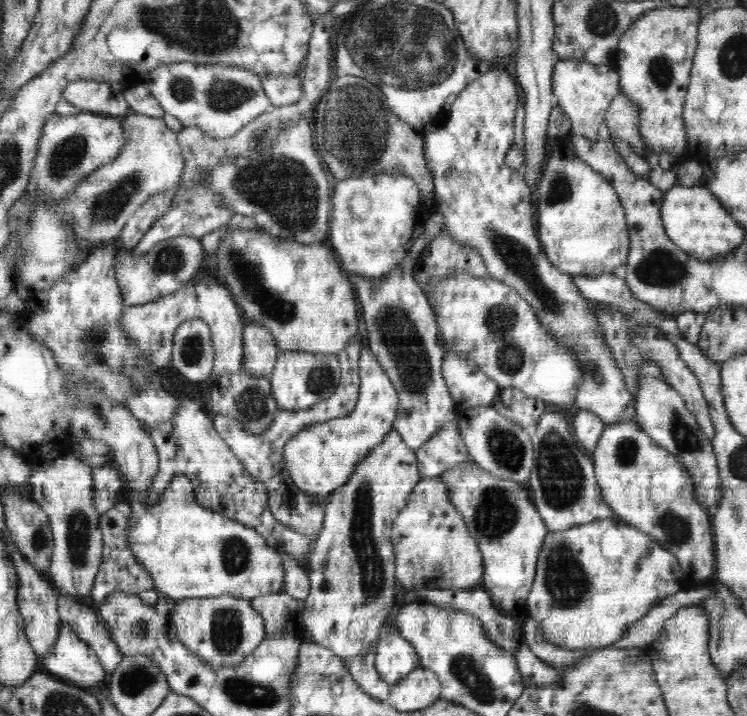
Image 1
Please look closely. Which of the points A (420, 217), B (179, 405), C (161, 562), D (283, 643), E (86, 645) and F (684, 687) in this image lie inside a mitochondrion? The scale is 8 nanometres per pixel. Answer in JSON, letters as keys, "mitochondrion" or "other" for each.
{"A":"other","B":"other","C":"other","D":"other","E":"other","F":"other"}

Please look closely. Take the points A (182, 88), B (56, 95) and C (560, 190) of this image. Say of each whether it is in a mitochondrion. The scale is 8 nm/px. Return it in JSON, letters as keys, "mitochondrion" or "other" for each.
{"A":"mitochondrion","B":"other","C":"mitochondrion"}

